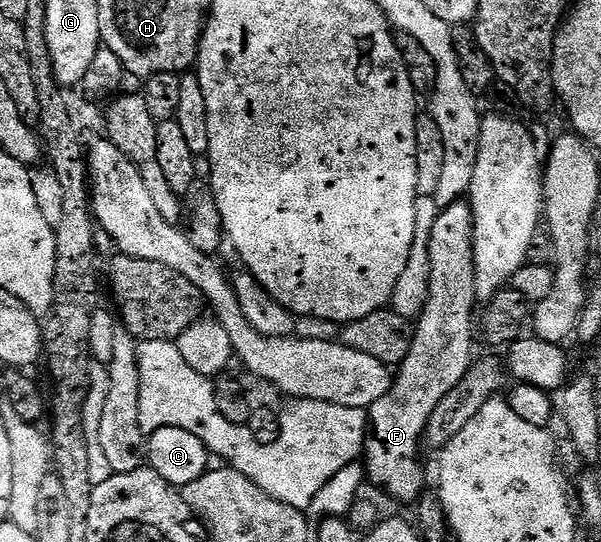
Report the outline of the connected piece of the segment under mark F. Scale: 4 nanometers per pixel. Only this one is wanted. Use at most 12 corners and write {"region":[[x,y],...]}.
{"region":[[473,209],[431,227],[431,291],[367,410],[368,484],[426,492],[431,411],[475,360]]}

